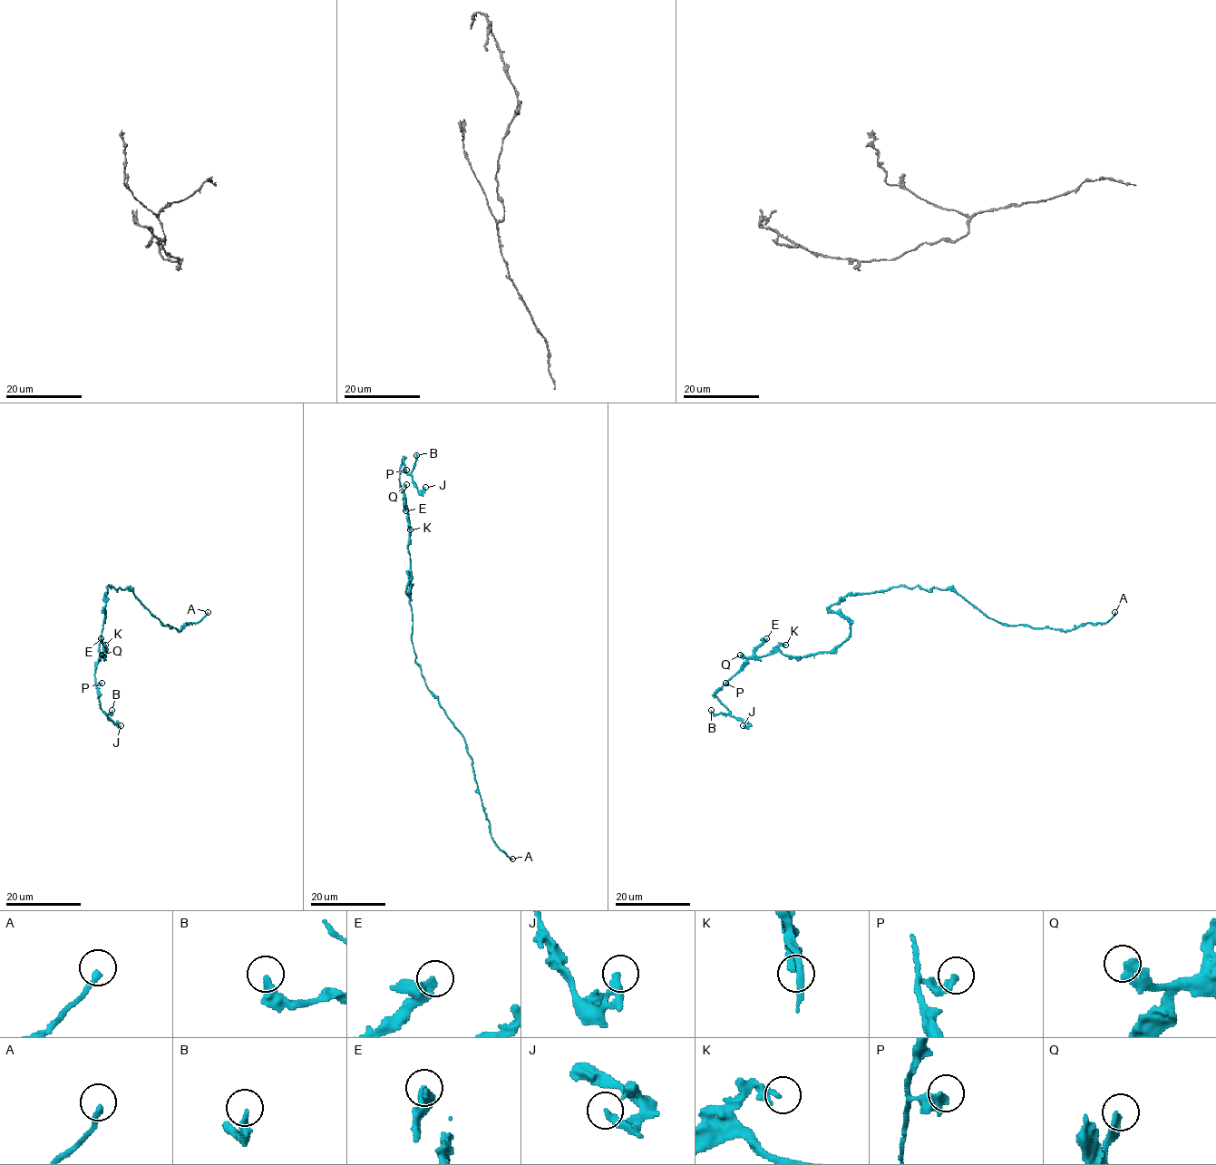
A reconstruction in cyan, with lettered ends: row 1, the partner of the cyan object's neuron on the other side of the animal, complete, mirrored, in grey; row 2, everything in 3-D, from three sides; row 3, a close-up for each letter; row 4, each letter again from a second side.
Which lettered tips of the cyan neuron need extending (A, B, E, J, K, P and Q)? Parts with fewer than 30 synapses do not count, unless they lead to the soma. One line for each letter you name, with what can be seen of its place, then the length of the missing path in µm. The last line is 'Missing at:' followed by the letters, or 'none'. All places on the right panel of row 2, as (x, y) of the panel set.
Missing at: none

